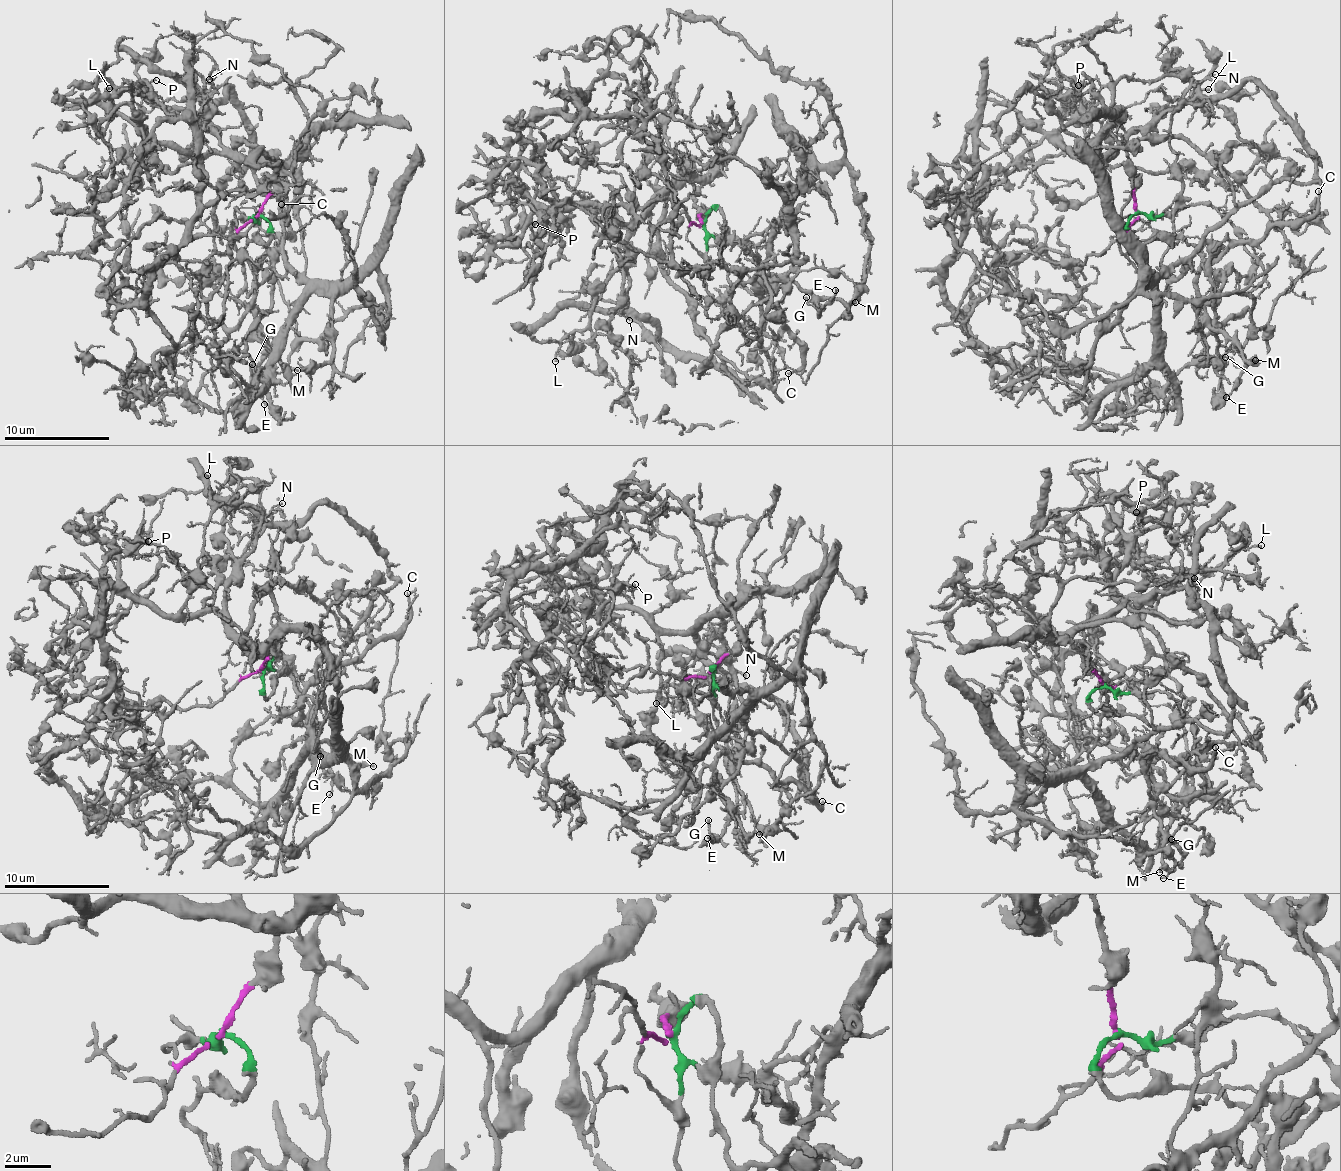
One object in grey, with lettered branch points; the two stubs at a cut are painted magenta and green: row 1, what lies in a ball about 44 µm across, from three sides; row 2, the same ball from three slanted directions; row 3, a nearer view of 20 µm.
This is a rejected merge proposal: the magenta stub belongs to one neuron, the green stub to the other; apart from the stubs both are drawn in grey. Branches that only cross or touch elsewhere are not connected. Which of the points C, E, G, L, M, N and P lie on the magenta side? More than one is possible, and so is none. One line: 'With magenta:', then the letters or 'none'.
With magenta: L, N, P

